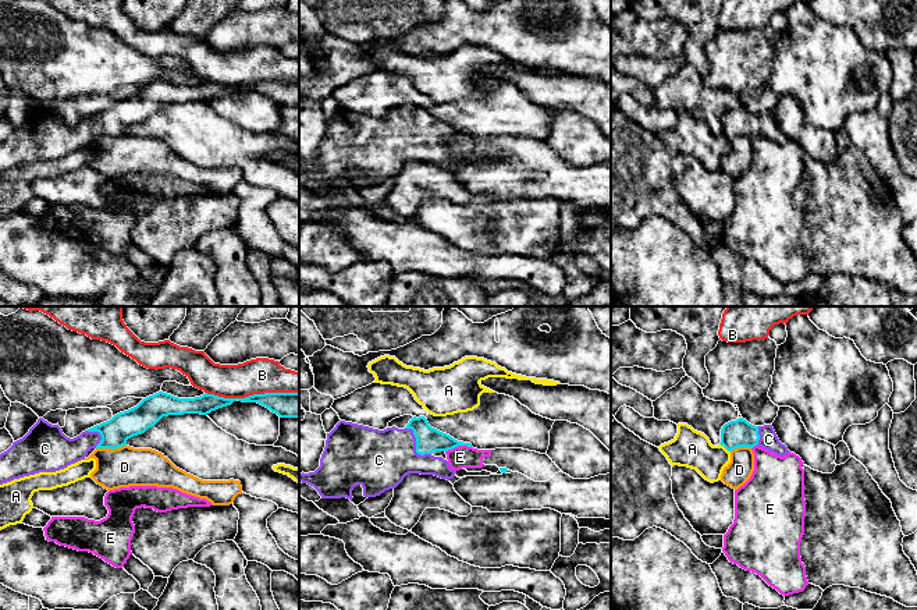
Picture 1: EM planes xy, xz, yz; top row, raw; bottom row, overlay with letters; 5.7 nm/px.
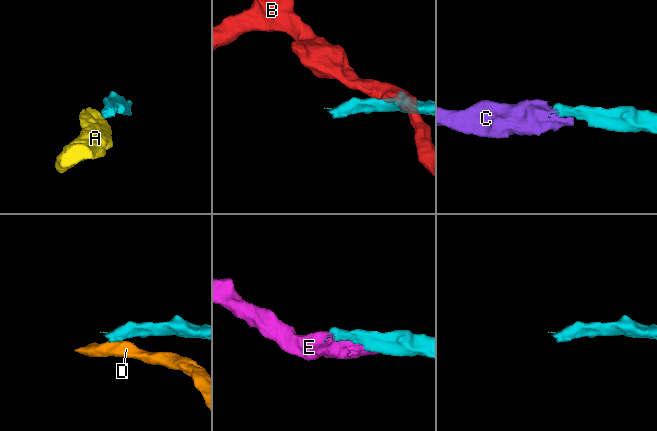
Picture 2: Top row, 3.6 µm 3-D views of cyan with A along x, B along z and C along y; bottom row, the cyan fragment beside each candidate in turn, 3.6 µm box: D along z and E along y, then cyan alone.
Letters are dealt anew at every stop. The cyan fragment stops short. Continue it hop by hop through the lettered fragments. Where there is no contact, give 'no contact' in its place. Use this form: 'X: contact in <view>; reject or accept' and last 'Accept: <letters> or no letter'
A: contact in yz; reject
B: contact in xy; reject
C: contact in xz; accept
D: contact in xy; reject
E: contact in xz; reject
Accept: C

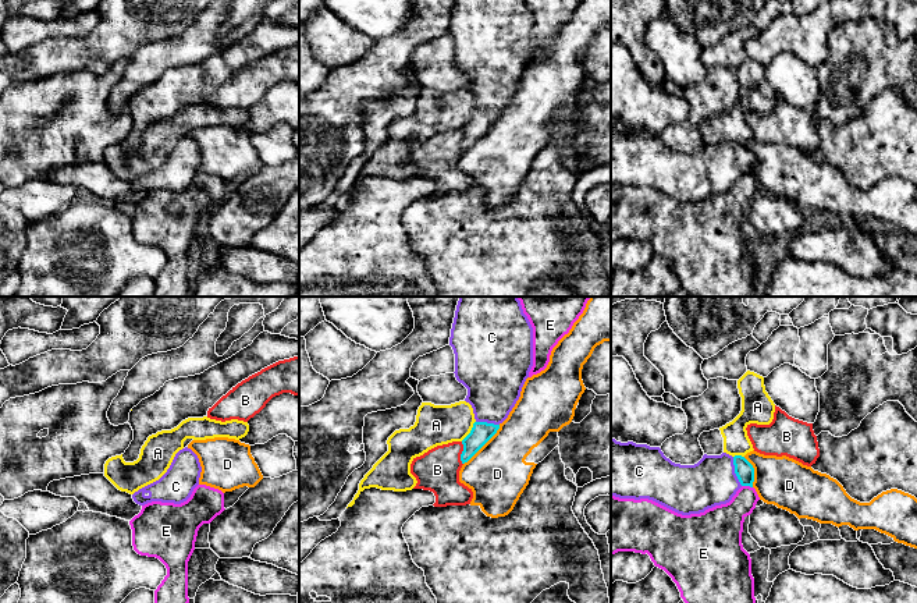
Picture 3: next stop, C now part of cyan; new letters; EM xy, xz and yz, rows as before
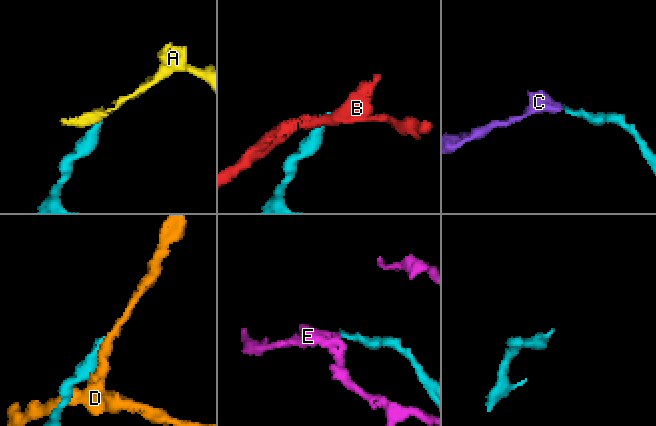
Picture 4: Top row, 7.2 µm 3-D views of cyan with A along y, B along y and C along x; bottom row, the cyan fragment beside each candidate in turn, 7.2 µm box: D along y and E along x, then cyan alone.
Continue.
A: contact in xz; reject
B: contact in xz; reject
C: contact in yz; accept
D: contact in xz; reject
E: contact in yz; reject
Accept: C

